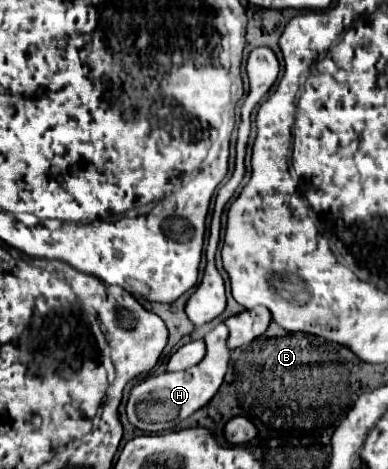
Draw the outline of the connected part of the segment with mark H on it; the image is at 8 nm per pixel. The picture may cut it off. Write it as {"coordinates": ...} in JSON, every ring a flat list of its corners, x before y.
{"coordinates":[[220,323,204,337,206,357,198,365,182,373,162,373,156,377,148,377,142,385,136,385,126,405,130,423,146,433,158,433,158,431,174,429,178,423,182,423,186,417,190,417,194,411,206,405,216,395,218,387,222,385,224,373,228,369,230,349,226,341,228,341,228,329,224,323]]}

